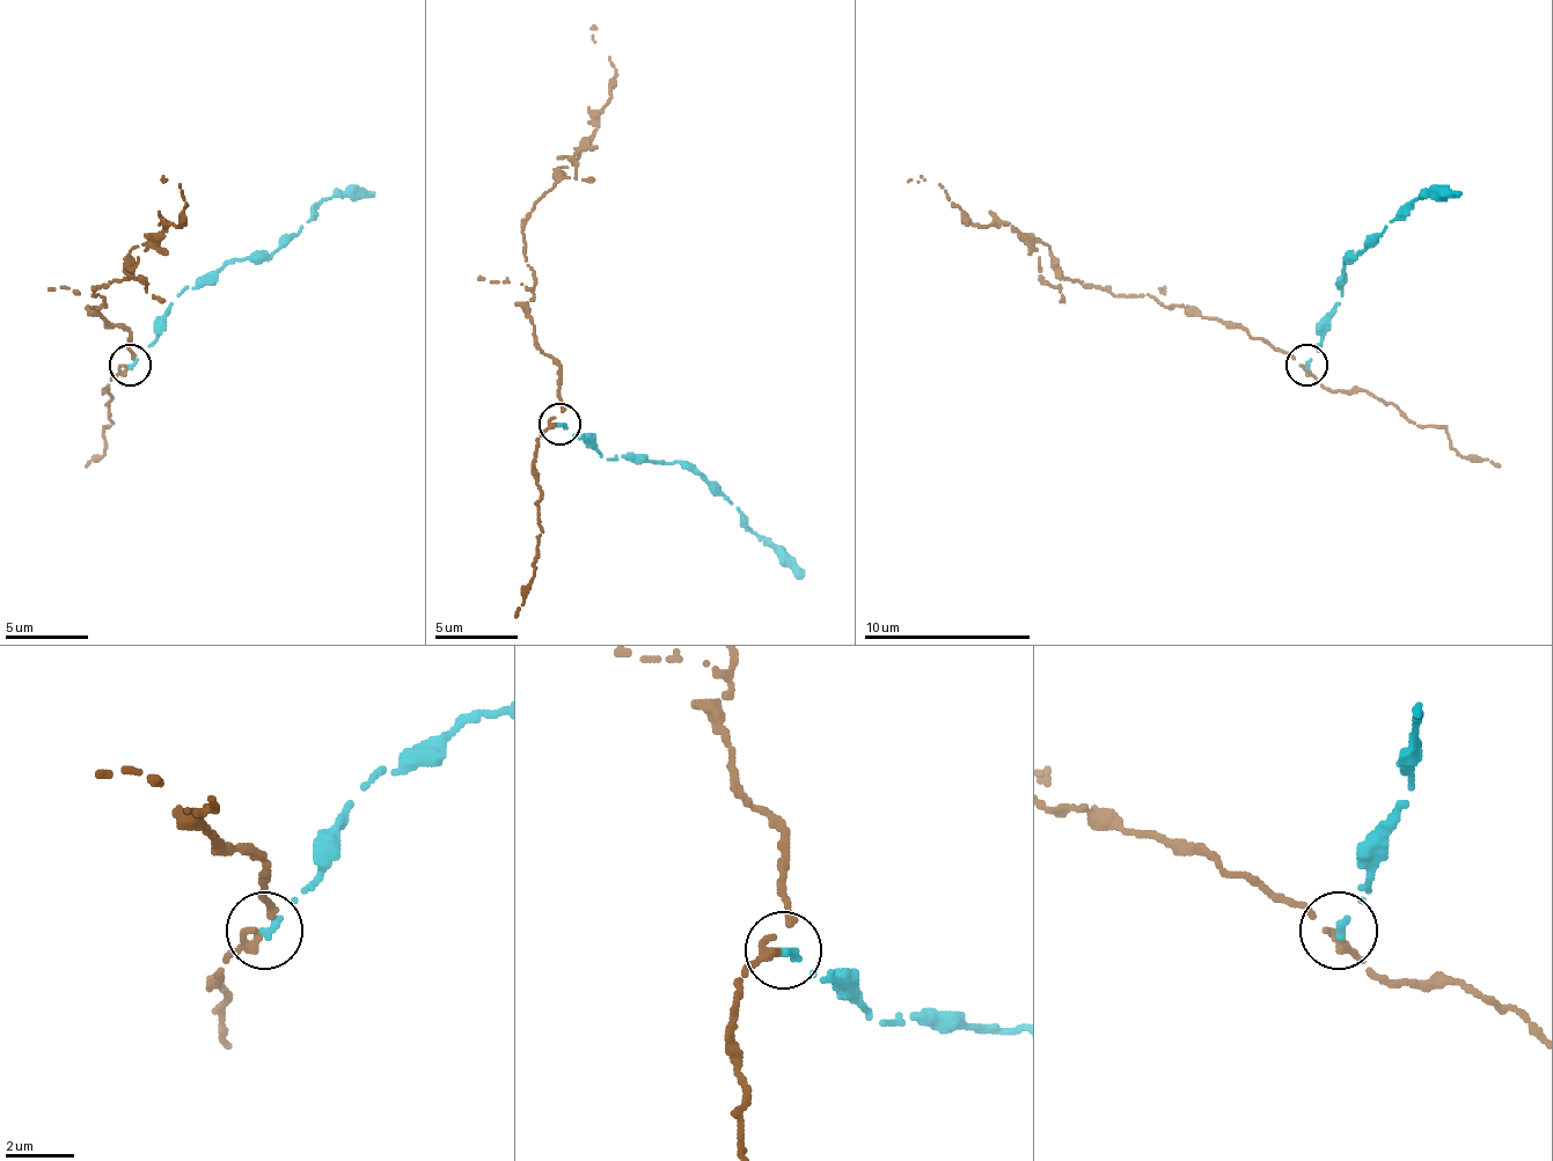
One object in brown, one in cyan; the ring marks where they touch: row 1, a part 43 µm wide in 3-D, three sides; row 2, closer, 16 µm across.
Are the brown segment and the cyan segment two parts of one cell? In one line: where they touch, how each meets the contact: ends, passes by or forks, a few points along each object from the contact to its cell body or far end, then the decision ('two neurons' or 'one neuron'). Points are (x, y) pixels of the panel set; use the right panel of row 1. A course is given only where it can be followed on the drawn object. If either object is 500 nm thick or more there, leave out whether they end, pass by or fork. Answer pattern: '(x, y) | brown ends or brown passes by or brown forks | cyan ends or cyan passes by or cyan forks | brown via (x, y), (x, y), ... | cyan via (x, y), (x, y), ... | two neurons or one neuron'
(1306, 365) | brown ends | cyan ends | brown via (1305, 368), (1217, 318), (1071, 280), (1050, 248), (1017, 226), (983, 226), (921, 176), (908, 181) | cyan via (1305, 364), (1321, 347), (1339, 301), (1339, 285), (1347, 259), (1418, 197), (1459, 193) | two neurons

